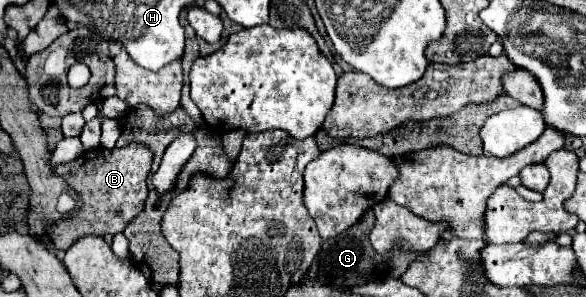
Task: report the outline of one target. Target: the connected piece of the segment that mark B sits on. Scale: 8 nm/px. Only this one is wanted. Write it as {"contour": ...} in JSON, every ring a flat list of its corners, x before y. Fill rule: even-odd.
{"contour":[[128,144,124,148,104,148,98,146,94,150,88,150,80,154,76,160,60,164,56,168,56,174,60,174,82,198,84,206,76,216,70,216,64,220,64,224,58,224,52,230,52,244,58,250,68,250,76,240,88,234,104,236,104,234,118,234,122,232,142,210,148,196,146,178,150,174,152,166,152,150,148,150,144,144]]}

